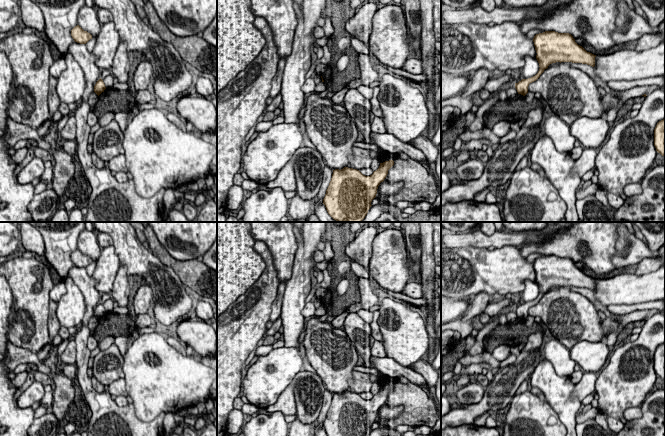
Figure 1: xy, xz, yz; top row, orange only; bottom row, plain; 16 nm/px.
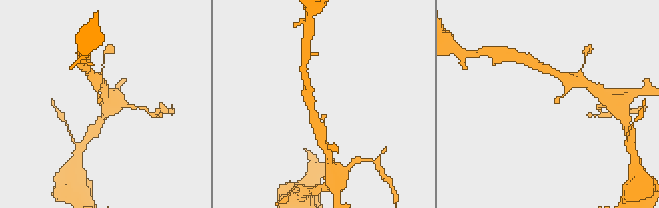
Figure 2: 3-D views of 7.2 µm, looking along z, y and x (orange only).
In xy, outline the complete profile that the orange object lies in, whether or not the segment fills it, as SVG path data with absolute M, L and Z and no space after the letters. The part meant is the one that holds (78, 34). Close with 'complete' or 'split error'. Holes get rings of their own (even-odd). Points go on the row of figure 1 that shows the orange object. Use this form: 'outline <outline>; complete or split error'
outline M79 25L71 30L71 36L75 42L80 44L86 44L90 39L92 39L92 35L87 31L84 31Z; complete

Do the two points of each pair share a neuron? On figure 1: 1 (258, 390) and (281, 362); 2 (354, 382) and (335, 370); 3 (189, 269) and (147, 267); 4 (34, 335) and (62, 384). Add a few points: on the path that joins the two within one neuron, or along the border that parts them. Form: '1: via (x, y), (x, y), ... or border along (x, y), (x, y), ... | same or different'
1: via (265, 383), (277, 369) | same
2: border along (353, 370), (352, 376), (348, 380), (349, 391) | different
3: border along (152, 254), (169, 266), (186, 286) | different
4: border along (24, 348), (36, 354) | different

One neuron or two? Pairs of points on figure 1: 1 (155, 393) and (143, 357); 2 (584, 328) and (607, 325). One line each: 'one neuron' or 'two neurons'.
1: one neuron
2: two neurons

